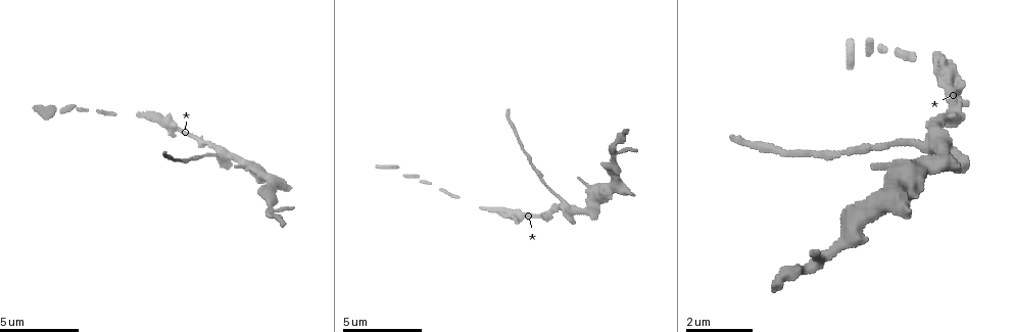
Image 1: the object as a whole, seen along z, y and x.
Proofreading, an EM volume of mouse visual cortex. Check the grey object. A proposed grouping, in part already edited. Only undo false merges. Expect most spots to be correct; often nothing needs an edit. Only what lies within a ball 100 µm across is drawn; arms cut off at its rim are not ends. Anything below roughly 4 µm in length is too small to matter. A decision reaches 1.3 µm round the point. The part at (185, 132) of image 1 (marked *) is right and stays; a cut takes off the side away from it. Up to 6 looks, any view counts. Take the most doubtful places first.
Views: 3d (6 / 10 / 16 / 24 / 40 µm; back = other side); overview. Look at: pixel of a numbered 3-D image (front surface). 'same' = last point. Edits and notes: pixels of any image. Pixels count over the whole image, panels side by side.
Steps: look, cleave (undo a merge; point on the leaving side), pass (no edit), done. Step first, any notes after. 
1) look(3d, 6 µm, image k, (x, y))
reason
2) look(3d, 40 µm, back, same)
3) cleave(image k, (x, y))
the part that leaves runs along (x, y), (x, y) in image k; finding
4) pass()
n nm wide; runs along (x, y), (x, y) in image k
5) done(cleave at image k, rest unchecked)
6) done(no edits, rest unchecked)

look(3d, 16 µm, image 1, (560, 197))
thin arm on a thick one

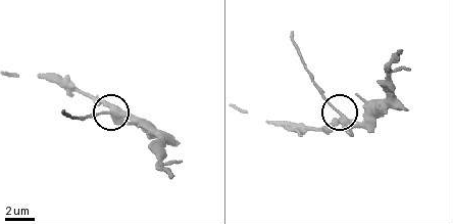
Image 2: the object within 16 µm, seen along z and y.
look(3d, 16 µm, back, same)
other side

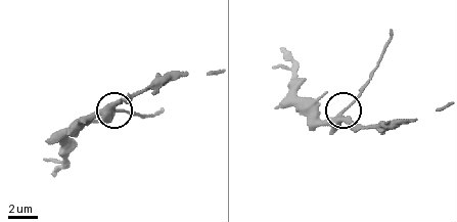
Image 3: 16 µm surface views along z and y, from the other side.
cleave(image 3, (124, 109))
3 arms; the part that leaves runs along (339, 115), (367, 80), (391, 30) in image 3; a second cell is stuck on

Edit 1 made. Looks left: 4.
look(overview)

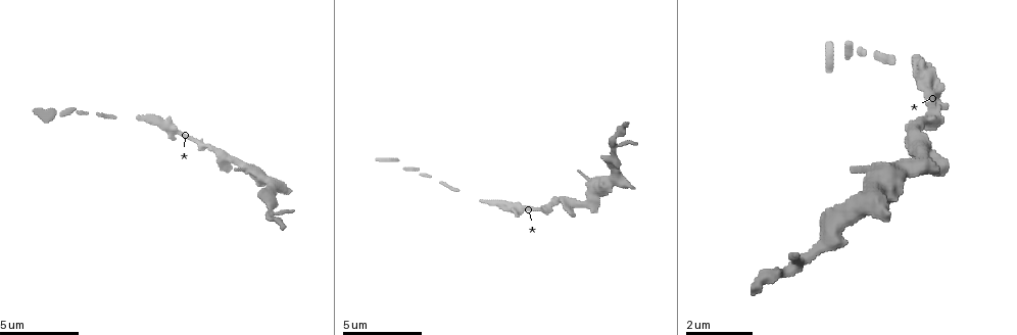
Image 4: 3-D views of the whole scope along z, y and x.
look(3d, 16 µm, image 4, (148, 121))
calibre changes

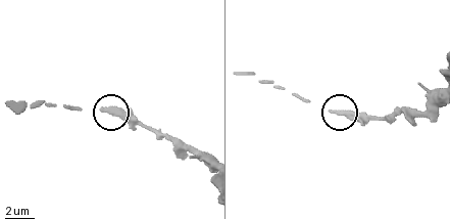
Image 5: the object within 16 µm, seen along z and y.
look(3d, 6 µm, same)

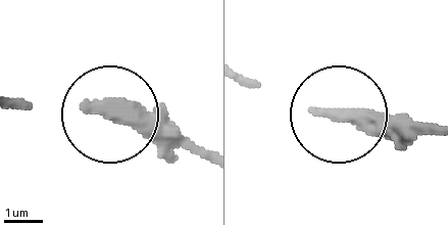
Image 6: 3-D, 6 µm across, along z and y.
pass()
570 nm wide; runs along (425, 131), (369, 131), (243, 82) in image 6; one cell here

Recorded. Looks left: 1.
look(3d, 10 µm, image 4, (848, 52))

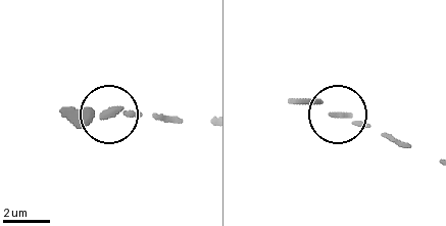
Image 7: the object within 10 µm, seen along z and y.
pass()
continuous, no second cell

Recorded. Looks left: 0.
done(cleave at image 3, rest unchecked)

